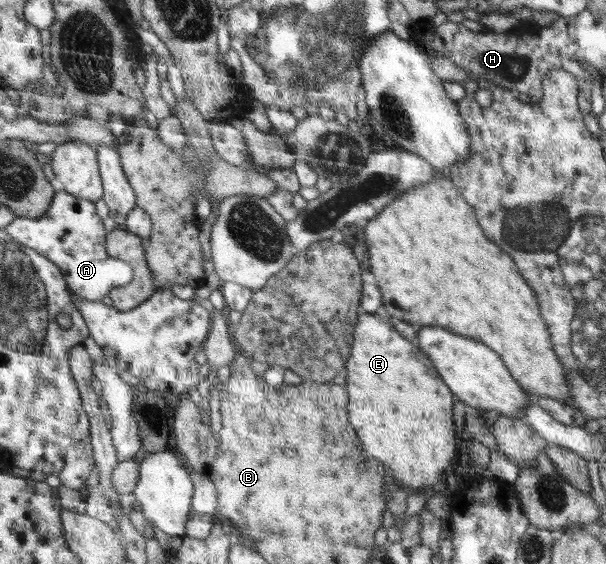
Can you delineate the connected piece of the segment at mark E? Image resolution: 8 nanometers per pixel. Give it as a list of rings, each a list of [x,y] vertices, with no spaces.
[[[362,313],[355,326],[355,346],[347,371],[348,412],[351,425],[360,434],[360,442],[364,442],[364,450],[384,464],[392,480],[410,487],[412,493],[431,493],[442,487],[442,474],[450,466],[456,450],[452,422],[454,396],[447,383],[440,380],[435,363],[424,352],[418,352],[418,346],[392,328],[390,322],[382,321],[376,313]]]

